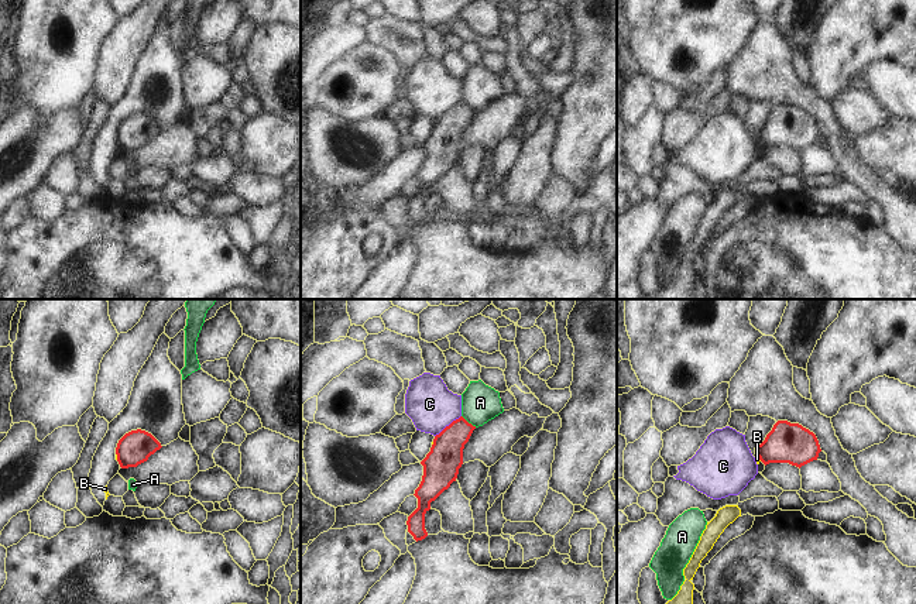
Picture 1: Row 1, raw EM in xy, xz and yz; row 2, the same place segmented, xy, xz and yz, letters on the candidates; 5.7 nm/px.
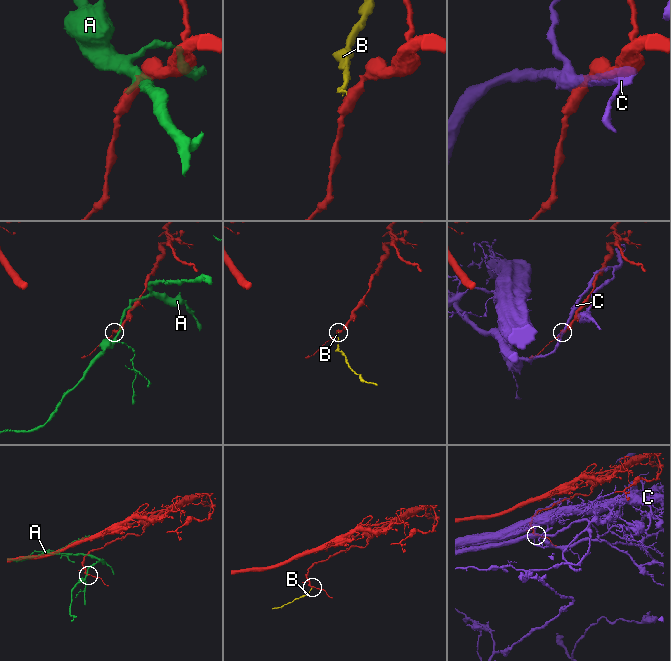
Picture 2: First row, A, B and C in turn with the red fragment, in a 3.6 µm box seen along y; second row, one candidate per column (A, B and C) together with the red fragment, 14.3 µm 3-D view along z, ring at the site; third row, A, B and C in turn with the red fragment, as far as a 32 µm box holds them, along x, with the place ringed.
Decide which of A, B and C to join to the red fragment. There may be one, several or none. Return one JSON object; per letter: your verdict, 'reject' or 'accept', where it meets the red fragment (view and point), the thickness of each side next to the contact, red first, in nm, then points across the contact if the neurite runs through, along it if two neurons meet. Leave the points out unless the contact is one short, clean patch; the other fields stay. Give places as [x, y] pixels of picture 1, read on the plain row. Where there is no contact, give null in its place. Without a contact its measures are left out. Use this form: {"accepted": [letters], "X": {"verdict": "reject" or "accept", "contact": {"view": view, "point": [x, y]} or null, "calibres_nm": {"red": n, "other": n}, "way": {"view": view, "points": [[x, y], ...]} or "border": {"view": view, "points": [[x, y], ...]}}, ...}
{"accepted": [], "A": {"verdict": "reject", "contact": {"view": "xz", "point": [467, 106]}, "calibres_nm": {"red": 200, "other": 220}}, "B": {"verdict": "reject", "contact": {"view": "xy", "point": [117, 140]}, "calibres_nm": {"red": 190, "other": 20}, "border": {"view": "xy", "points": [[116, 137], [117, 143]]}}, "C": {"verdict": "reject", "contact": {"view": "xz", "point": [449, 109]}, "calibres_nm": {"red": 200, "other": 280}}}

